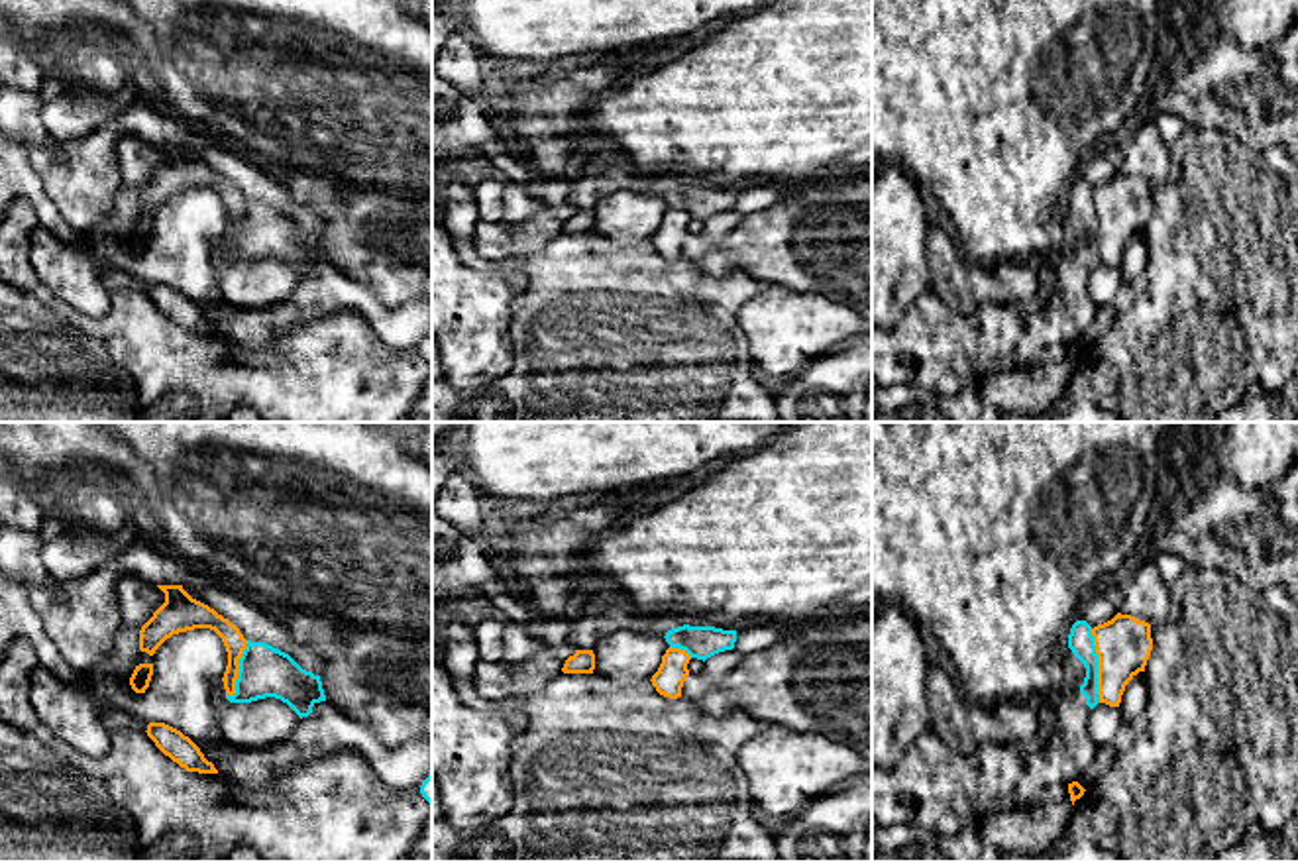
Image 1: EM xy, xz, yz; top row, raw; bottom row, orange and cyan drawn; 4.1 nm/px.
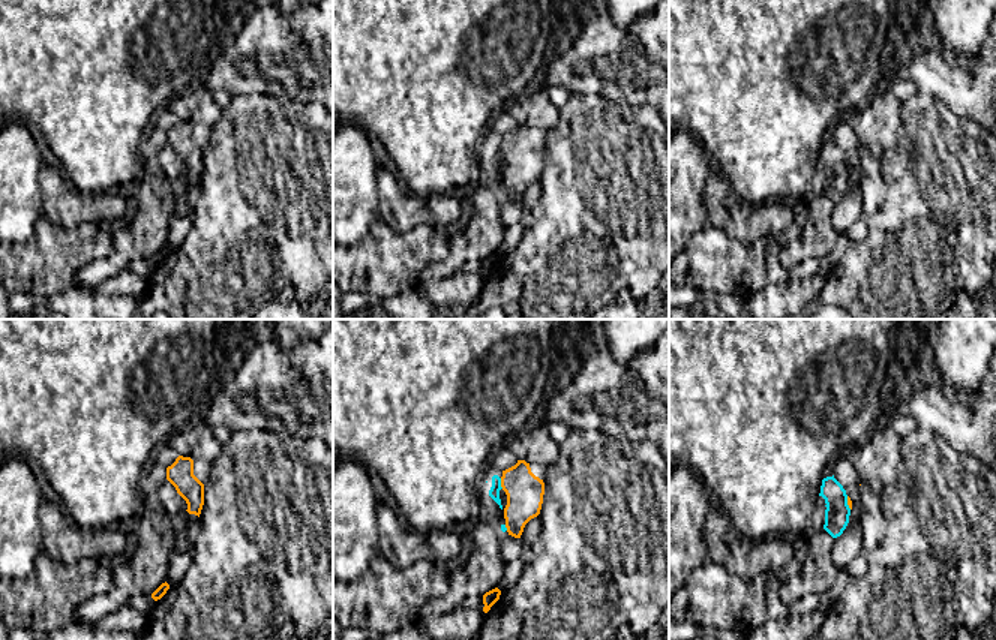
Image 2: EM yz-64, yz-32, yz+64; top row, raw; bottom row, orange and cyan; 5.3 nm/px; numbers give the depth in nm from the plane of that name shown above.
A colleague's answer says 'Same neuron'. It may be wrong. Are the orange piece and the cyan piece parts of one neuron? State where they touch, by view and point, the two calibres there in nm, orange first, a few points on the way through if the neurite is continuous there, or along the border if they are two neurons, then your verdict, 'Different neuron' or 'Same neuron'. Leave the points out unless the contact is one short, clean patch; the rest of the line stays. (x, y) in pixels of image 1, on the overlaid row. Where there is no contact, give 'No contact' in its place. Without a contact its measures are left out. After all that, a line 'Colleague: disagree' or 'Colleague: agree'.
Touches orange at yz (1098, 666). Thickness 220 nm (orange) against 110 nm. Boundary: yz (1090, 629), (1100, 701). Different neuron
Colleague: disagree

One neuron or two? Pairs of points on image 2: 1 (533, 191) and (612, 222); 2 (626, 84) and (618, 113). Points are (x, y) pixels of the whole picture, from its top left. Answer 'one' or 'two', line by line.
1: two
2: two

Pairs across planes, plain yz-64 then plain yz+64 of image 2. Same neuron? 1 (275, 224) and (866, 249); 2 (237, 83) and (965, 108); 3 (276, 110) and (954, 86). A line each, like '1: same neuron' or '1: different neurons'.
1: same neuron
2: same neuron
3: different neurons

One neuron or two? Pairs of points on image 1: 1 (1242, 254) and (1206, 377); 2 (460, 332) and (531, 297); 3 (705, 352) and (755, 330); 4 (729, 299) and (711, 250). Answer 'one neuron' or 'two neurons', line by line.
1: one neuron
2: two neurons
3: two neurons
4: two neurons

